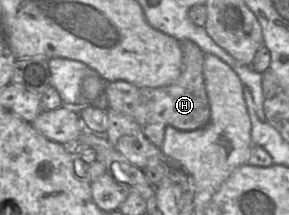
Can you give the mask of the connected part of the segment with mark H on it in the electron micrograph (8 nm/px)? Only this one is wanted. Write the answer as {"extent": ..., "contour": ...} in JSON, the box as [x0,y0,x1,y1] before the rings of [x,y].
{"extent":[105,40,211,148],"contour":[[[178,40],[182,50],[182,66],[178,79],[172,84],[158,87],[138,87],[126,81],[106,84],[105,93],[109,108],[131,118],[138,123],[146,138],[161,148],[165,129],[172,126],[179,130],[196,130],[210,121],[211,109],[203,76],[204,53],[191,40]]]}

